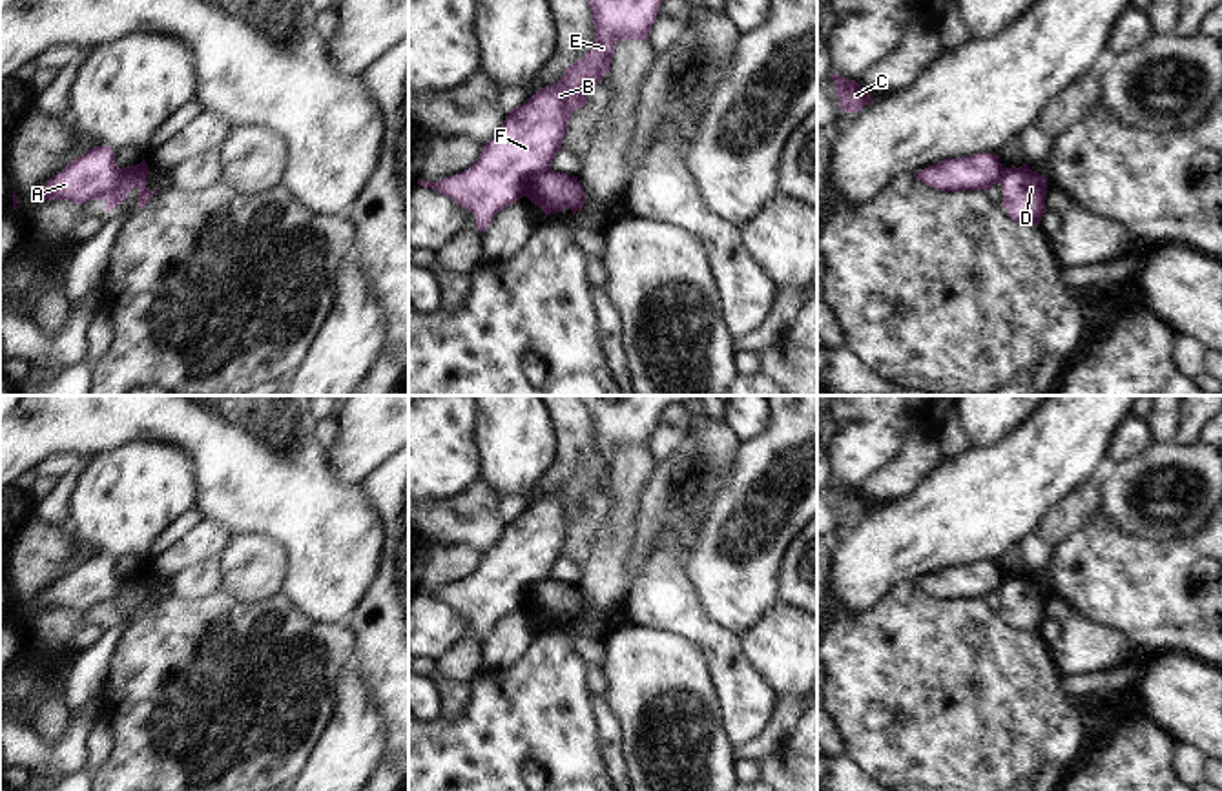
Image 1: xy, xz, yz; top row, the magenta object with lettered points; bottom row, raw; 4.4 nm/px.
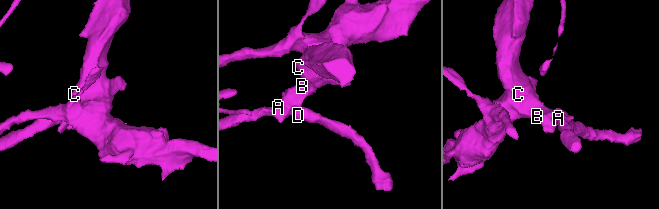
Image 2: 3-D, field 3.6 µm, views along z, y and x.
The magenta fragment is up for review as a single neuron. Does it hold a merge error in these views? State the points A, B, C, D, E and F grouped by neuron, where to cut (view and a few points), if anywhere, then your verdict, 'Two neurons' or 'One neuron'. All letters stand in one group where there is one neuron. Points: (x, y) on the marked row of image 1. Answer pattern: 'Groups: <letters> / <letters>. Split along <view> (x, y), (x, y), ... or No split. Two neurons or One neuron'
Groups: A B C E F / D. Split along xz (548, 168), (542, 175), (531, 175), (524, 183), (522, 195). Two neurons

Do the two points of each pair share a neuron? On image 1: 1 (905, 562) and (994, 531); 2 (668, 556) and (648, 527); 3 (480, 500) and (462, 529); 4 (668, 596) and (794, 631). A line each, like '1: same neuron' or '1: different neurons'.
1: same neuron
2: different neurons
3: same neuron
4: different neurons

